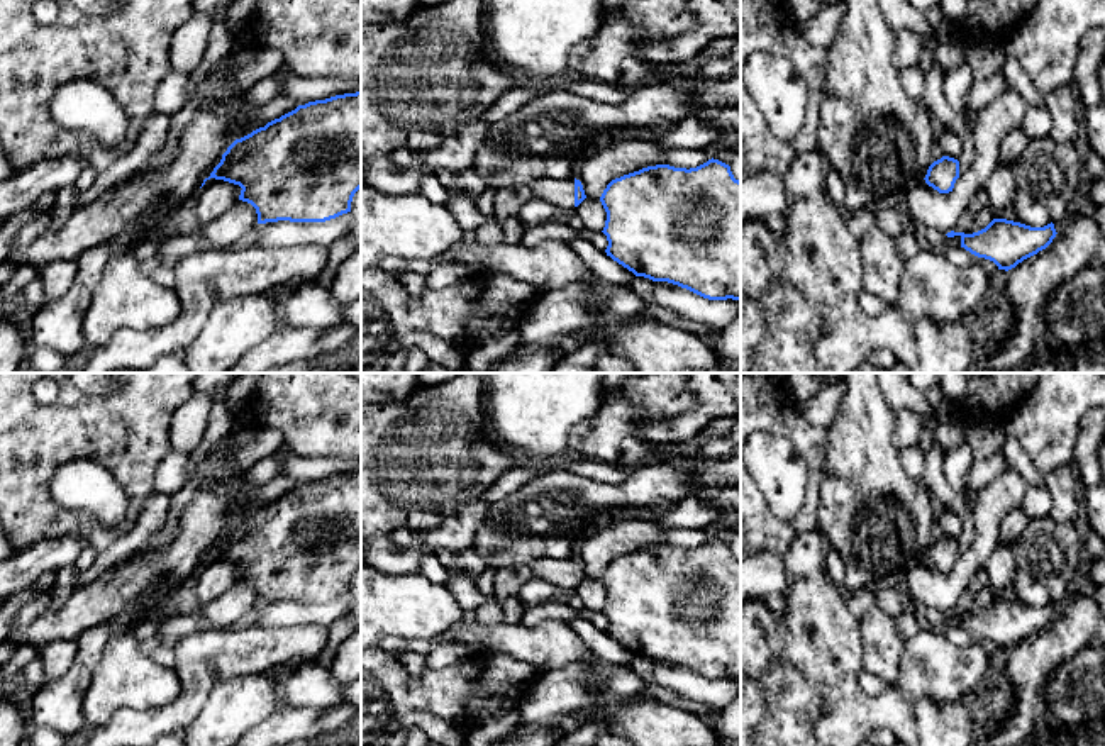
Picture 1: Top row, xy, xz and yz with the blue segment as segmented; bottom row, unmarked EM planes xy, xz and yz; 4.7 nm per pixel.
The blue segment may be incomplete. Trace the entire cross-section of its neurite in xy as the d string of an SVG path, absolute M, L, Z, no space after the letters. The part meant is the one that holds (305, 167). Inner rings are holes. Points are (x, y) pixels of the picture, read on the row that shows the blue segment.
M361 92L298 105L264 127L236 139L202 186L210 178L239 185L242 188L239 200L256 209L258 224L325 222L351 212L353 197L361 188Z

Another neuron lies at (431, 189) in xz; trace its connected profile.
M436 173L425 175L420 180L419 190L417 193L424 195L427 200L437 203L437 205L446 205L451 192L447 192L439 178L436 176Z

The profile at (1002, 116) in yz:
M1008 86L991 100L978 114L973 125L976 156L971 166L956 180L949 193L939 193L925 180L913 183L903 192L903 203L908 215L929 229L944 234L964 220L969 203L1000 166L1002 141L1022 125L1027 109L1029 103L1013 86Z

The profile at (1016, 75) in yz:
M1005 56L1002 73L1029 105L1046 105L1047 95L1036 90L1027 71L1015 58Z

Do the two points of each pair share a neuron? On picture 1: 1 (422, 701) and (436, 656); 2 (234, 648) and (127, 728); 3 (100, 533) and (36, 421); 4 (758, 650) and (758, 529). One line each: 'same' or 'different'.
1: different
2: same
3: same
4: different

